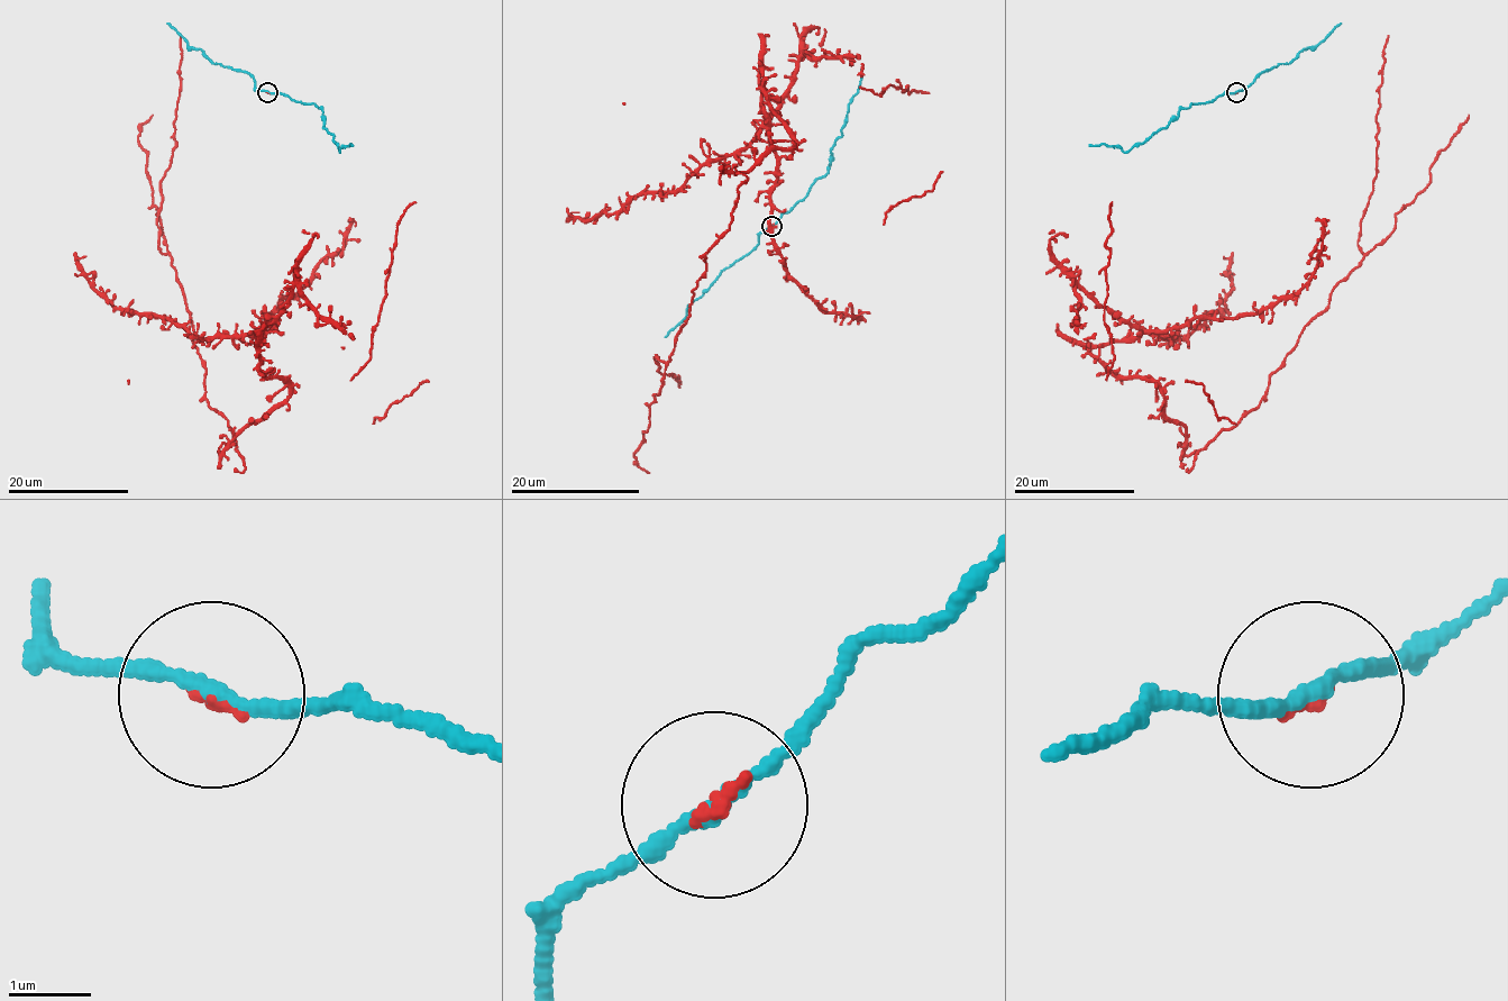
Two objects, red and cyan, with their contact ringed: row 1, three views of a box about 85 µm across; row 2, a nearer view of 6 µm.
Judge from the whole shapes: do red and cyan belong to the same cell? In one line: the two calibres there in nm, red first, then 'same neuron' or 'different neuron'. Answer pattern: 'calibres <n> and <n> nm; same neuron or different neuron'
calibres 90 and 180 nm; same neuron

